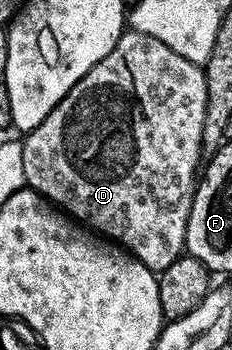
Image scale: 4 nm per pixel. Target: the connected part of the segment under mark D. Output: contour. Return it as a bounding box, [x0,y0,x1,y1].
[22,29,207,273]

